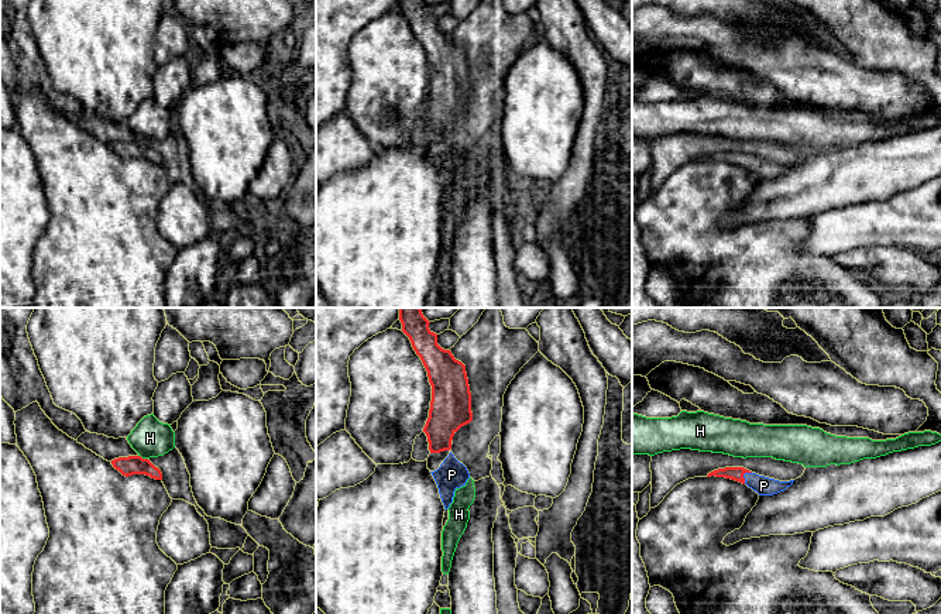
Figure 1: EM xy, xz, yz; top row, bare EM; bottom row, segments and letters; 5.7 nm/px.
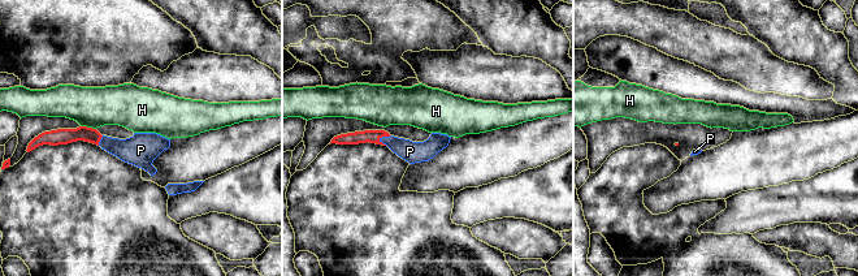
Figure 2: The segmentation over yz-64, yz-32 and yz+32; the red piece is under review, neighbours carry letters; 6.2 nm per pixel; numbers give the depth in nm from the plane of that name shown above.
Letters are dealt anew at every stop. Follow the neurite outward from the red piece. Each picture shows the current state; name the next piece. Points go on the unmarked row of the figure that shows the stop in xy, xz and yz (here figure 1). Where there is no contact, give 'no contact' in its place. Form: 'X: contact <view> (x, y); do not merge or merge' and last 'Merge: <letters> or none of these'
H: contact xy (141, 141); do not merge
P: contact yz (742, 160); merge
Merge: P

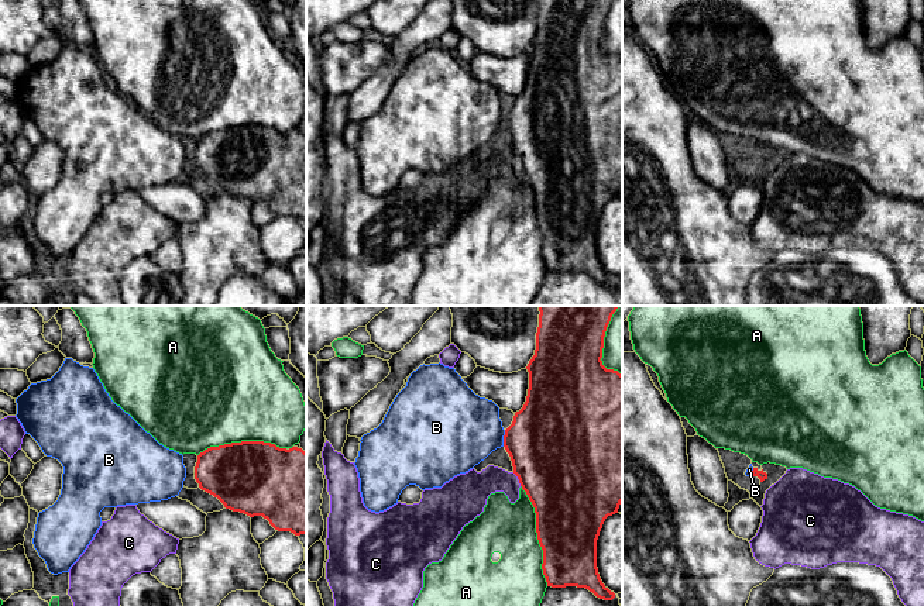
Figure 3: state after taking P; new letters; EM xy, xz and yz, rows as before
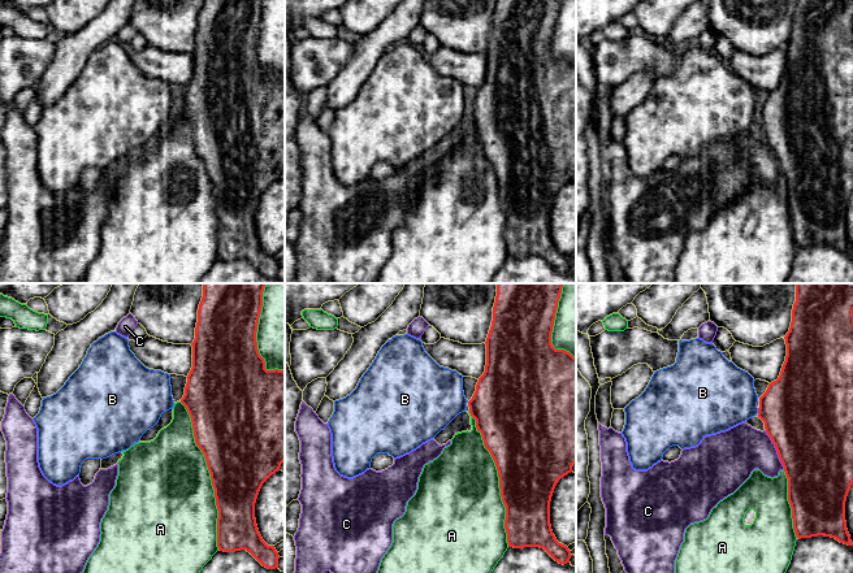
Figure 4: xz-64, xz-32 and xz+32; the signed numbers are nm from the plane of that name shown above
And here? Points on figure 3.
A: contact xz (538, 220); do not merge
B: contact xz (504, 123); do not merge
C: contact xz (518, 162); do not merge
Merge: none of these

